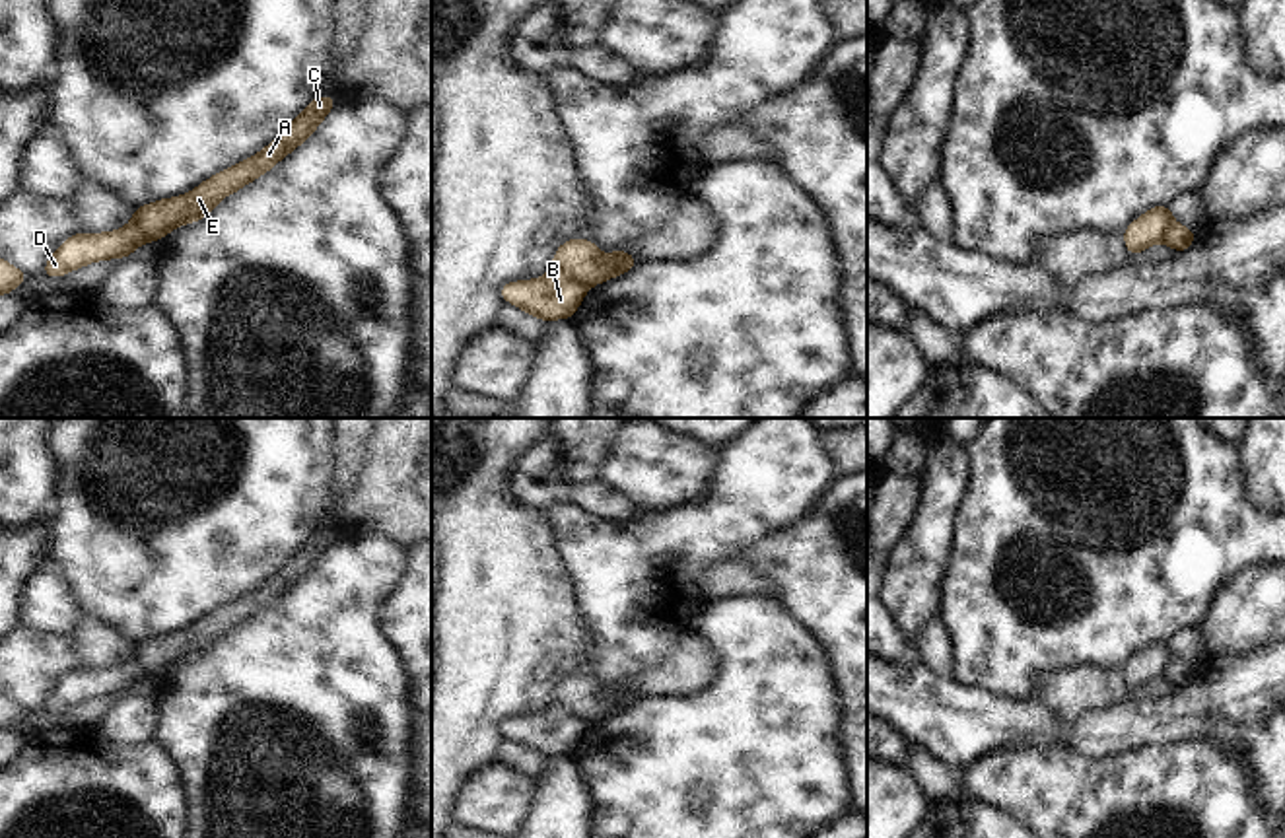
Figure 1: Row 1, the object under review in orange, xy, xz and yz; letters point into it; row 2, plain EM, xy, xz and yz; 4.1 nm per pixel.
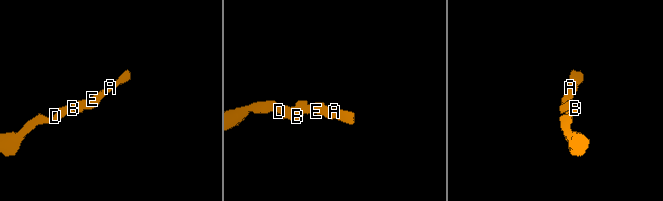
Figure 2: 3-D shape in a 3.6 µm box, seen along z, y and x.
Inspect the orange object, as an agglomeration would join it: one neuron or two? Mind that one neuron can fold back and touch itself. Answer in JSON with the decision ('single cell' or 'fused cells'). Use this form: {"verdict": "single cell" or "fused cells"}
{"verdict": "fused cells"}

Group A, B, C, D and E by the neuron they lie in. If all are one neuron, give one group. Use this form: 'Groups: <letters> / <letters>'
Groups: A C E / B D

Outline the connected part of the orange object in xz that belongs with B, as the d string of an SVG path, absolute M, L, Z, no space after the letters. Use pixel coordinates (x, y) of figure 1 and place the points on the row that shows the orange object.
M554 264L542 278L505 282L500 292L502 299L542 321L570 319L577 311L585 294L587 288L570 280Z

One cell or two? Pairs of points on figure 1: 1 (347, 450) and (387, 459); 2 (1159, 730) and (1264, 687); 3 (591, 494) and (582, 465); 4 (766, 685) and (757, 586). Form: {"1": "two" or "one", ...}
{"1": "two", "2": "one", "3": "two", "4": "two"}

